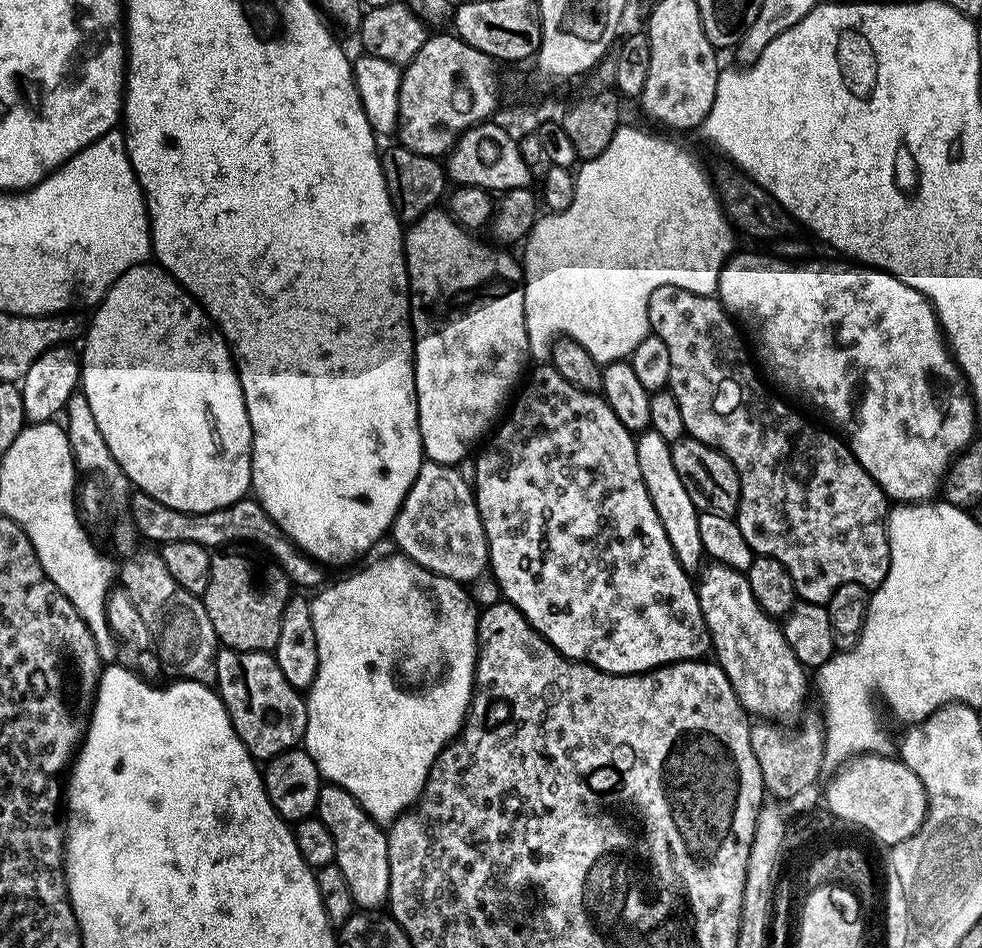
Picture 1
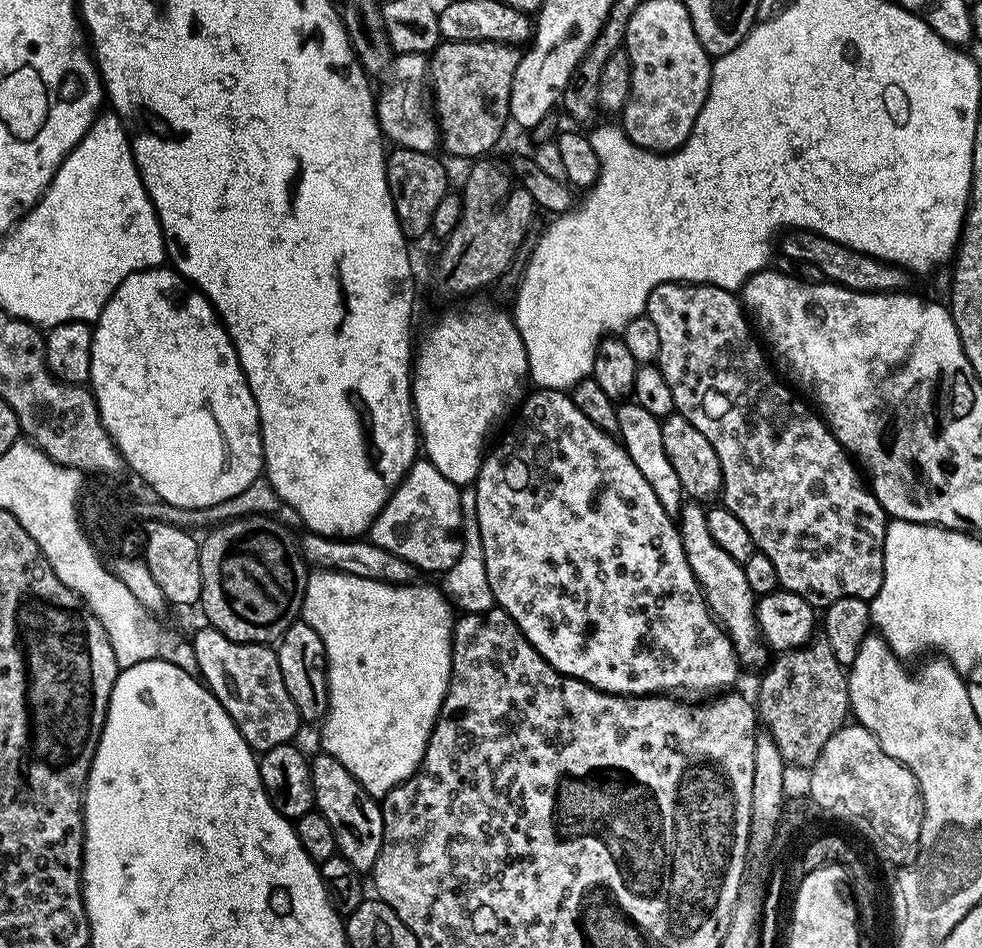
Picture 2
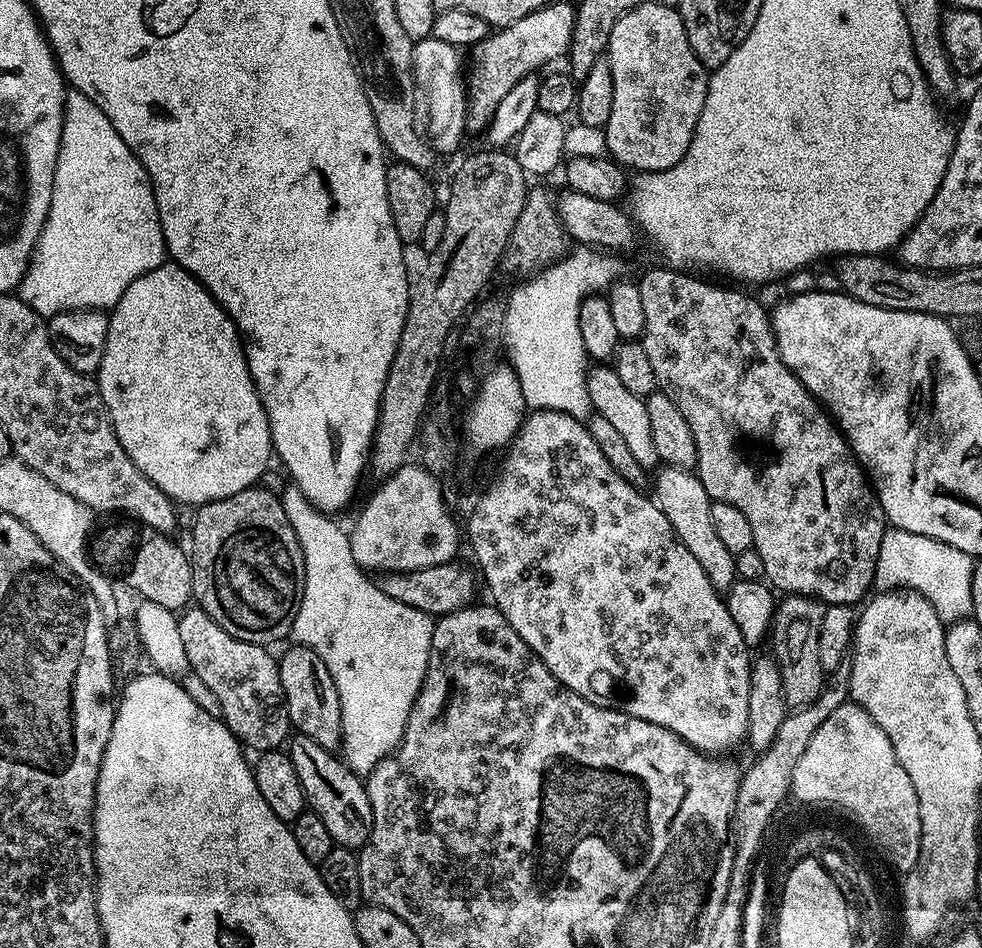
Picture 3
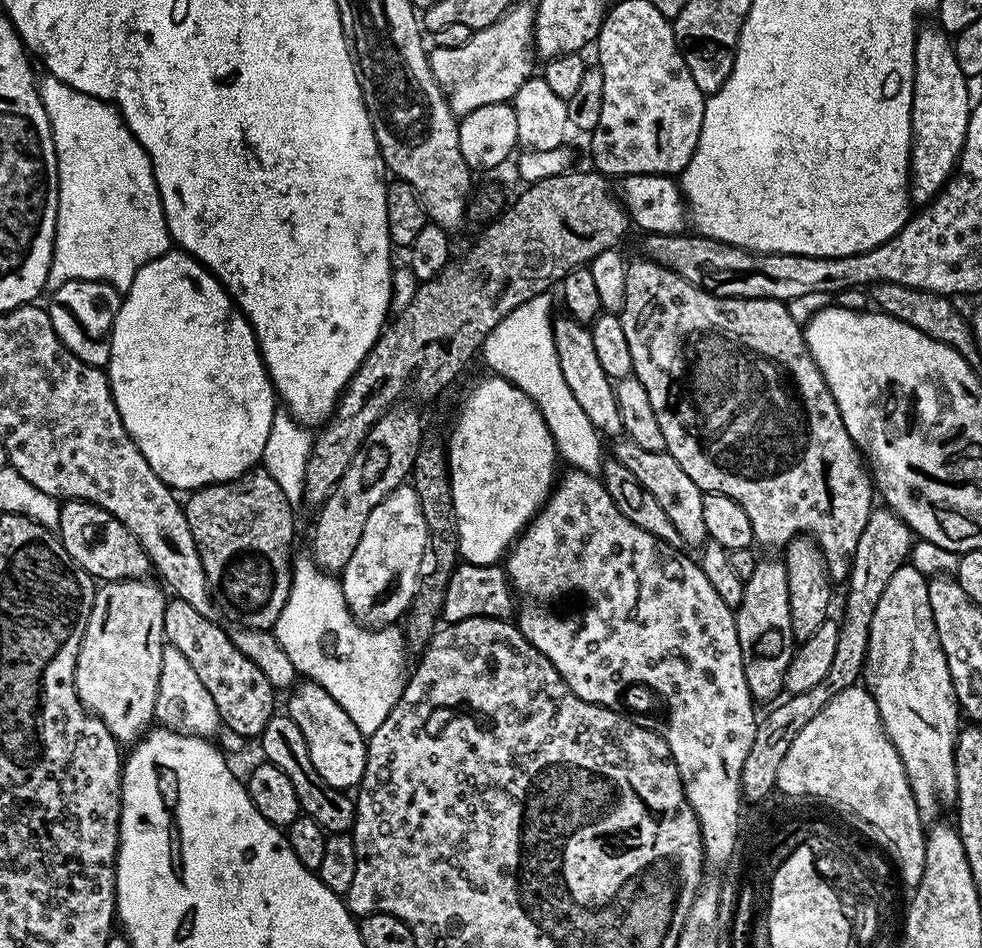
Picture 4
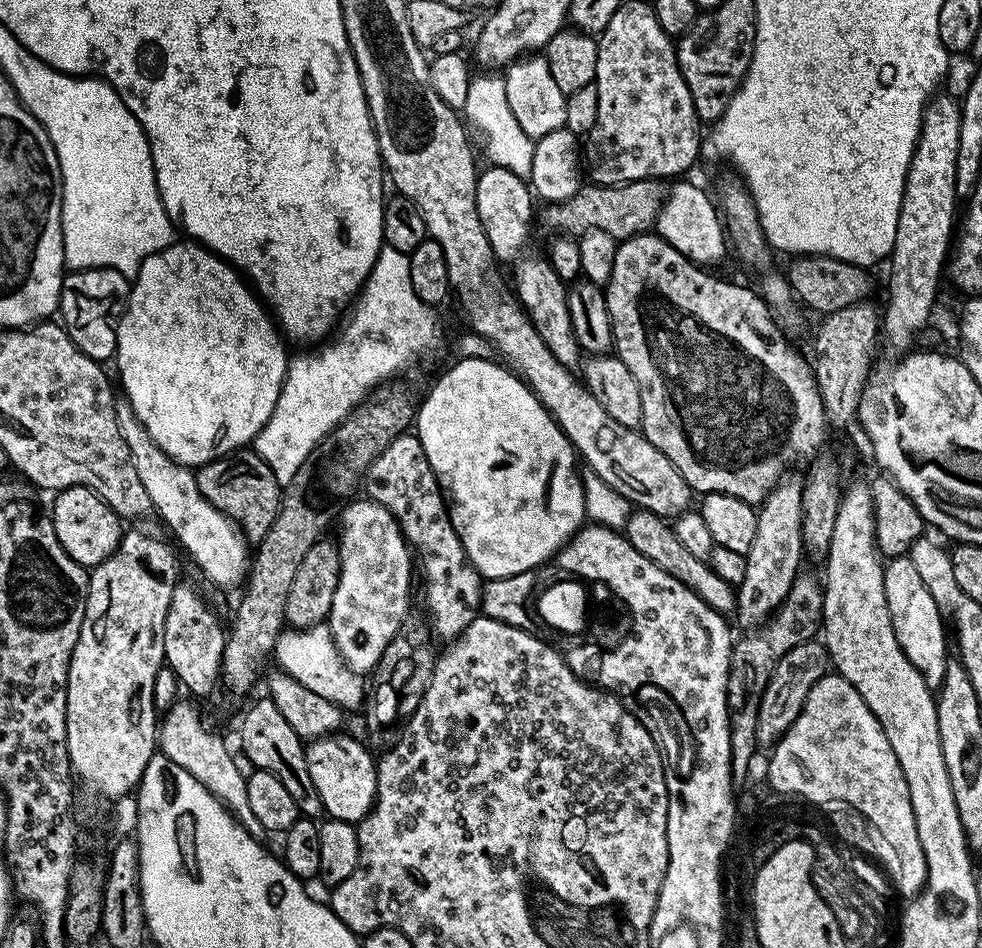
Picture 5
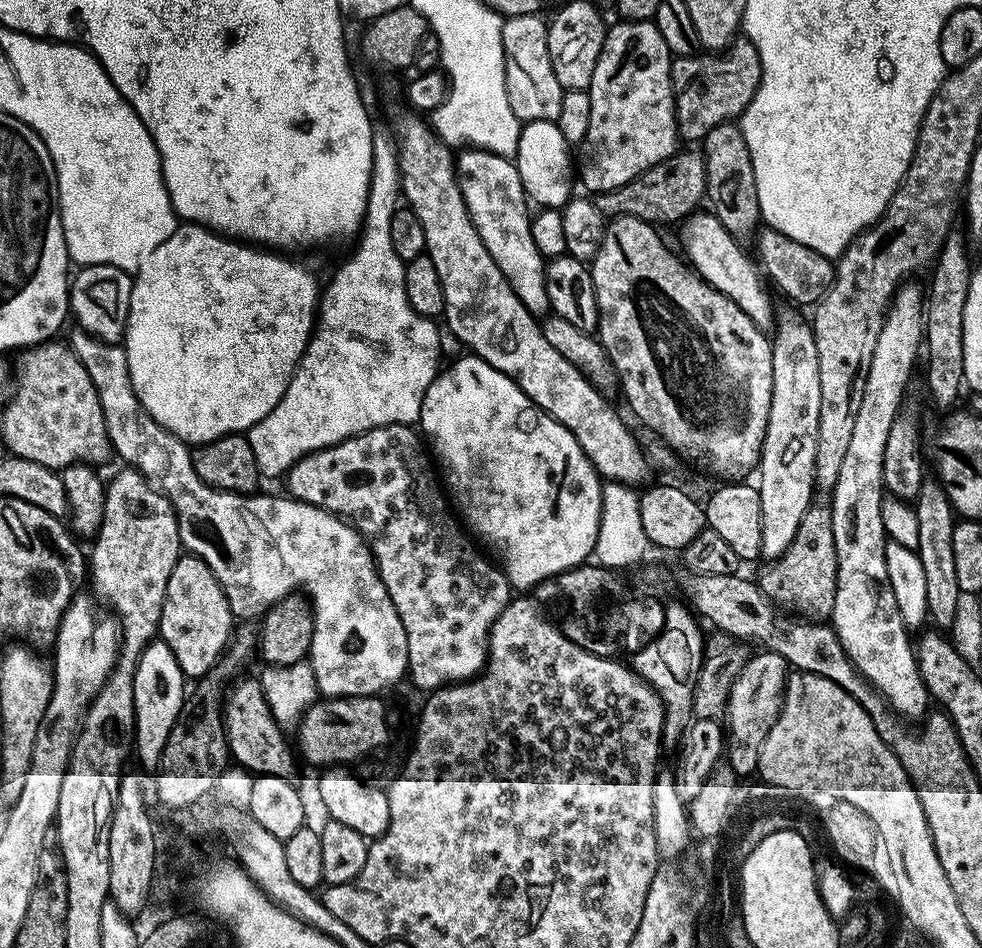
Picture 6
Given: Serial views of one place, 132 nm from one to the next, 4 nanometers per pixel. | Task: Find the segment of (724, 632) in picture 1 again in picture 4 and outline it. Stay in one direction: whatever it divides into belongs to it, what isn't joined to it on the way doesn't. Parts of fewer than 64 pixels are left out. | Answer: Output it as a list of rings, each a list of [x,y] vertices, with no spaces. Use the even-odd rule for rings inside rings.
[[[627,438],[617,439],[615,444],[615,460],[622,462],[622,466],[626,466],[626,470],[630,470],[630,474],[634,474],[634,478],[638,478],[638,482],[642,482],[642,486],[650,490],[650,494],[654,494],[658,506],[666,510],[666,518],[674,522],[674,530],[678,530],[681,541],[685,545],[687,543],[703,545],[708,540],[706,518],[702,514],[704,493],[698,486],[694,486],[690,474],[686,474],[686,470],[682,470],[682,466],[678,466],[678,462],[674,462],[674,458],[666,450],[663,452],[642,450],[642,446]]]

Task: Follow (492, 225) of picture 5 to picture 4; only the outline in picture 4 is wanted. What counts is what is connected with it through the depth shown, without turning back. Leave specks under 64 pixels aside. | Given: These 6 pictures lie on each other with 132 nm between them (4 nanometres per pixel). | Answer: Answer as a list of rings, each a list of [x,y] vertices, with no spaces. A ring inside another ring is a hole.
[[[561,314],[553,319],[552,333],[558,350],[558,366],[562,366],[562,378],[566,378],[566,386],[570,386],[570,394],[574,394],[578,406],[586,410],[586,418],[590,418],[597,432],[605,437],[619,437],[624,431],[624,426],[618,414],[614,382],[598,363],[598,353],[594,350],[594,338],[591,331],[585,325],[573,320],[571,316]]]

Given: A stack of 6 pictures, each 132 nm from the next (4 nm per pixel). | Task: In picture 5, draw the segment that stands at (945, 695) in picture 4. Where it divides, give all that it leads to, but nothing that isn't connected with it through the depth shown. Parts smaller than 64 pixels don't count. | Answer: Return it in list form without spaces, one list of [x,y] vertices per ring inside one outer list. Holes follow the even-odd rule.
[[[908,555],[891,557],[884,564],[884,585],[886,586],[886,606],[890,610],[890,618],[894,626],[894,634],[898,638],[898,646],[910,658],[912,665],[919,670],[929,688],[939,689],[946,674],[946,662],[950,655],[950,636],[944,633],[946,620],[942,610],[930,598],[930,590],[926,590],[926,582],[910,562]]]

